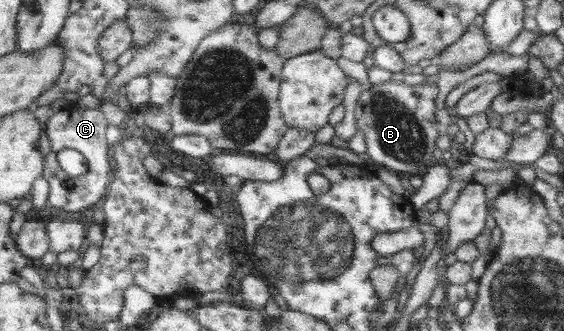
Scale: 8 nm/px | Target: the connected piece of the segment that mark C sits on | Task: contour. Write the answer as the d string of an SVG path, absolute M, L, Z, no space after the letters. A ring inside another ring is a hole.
M80 107L74 110L61 109L53 113L44 124L45 132L50 137L52 150L50 157L46 159L46 168L43 176L50 183L49 203L66 211L68 215L77 215L81 210L89 208L96 202L101 202L102 196L107 194L111 184L114 165L111 156L111 146L106 140L106 128L108 120L98 109L83 109ZM74 149L84 154L89 162L89 169L82 176L70 176L64 172L59 160L55 157L61 150Z

